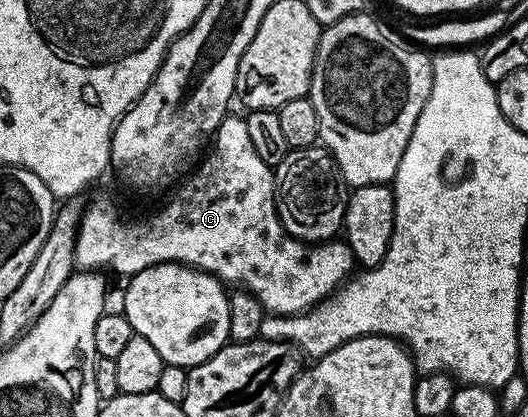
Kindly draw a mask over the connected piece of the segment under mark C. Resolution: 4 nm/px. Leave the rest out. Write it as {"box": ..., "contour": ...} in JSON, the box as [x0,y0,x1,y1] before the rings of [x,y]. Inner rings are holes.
{"box":[74,116,356,315],"contour":[[[227,116],[218,126],[209,153],[177,183],[175,194],[147,218],[122,218],[121,208],[112,199],[92,199],[90,207],[87,205],[78,219],[74,265],[82,272],[102,272],[105,266],[111,266],[116,273],[129,276],[156,264],[179,262],[182,266],[193,266],[205,274],[213,274],[223,284],[238,282],[234,284],[254,294],[263,310],[271,315],[302,314],[311,310],[351,277],[356,263],[345,241],[311,244],[294,238],[283,228],[274,203],[274,175],[272,167],[264,164],[264,160],[256,156],[256,148],[252,148],[245,117]]]}

